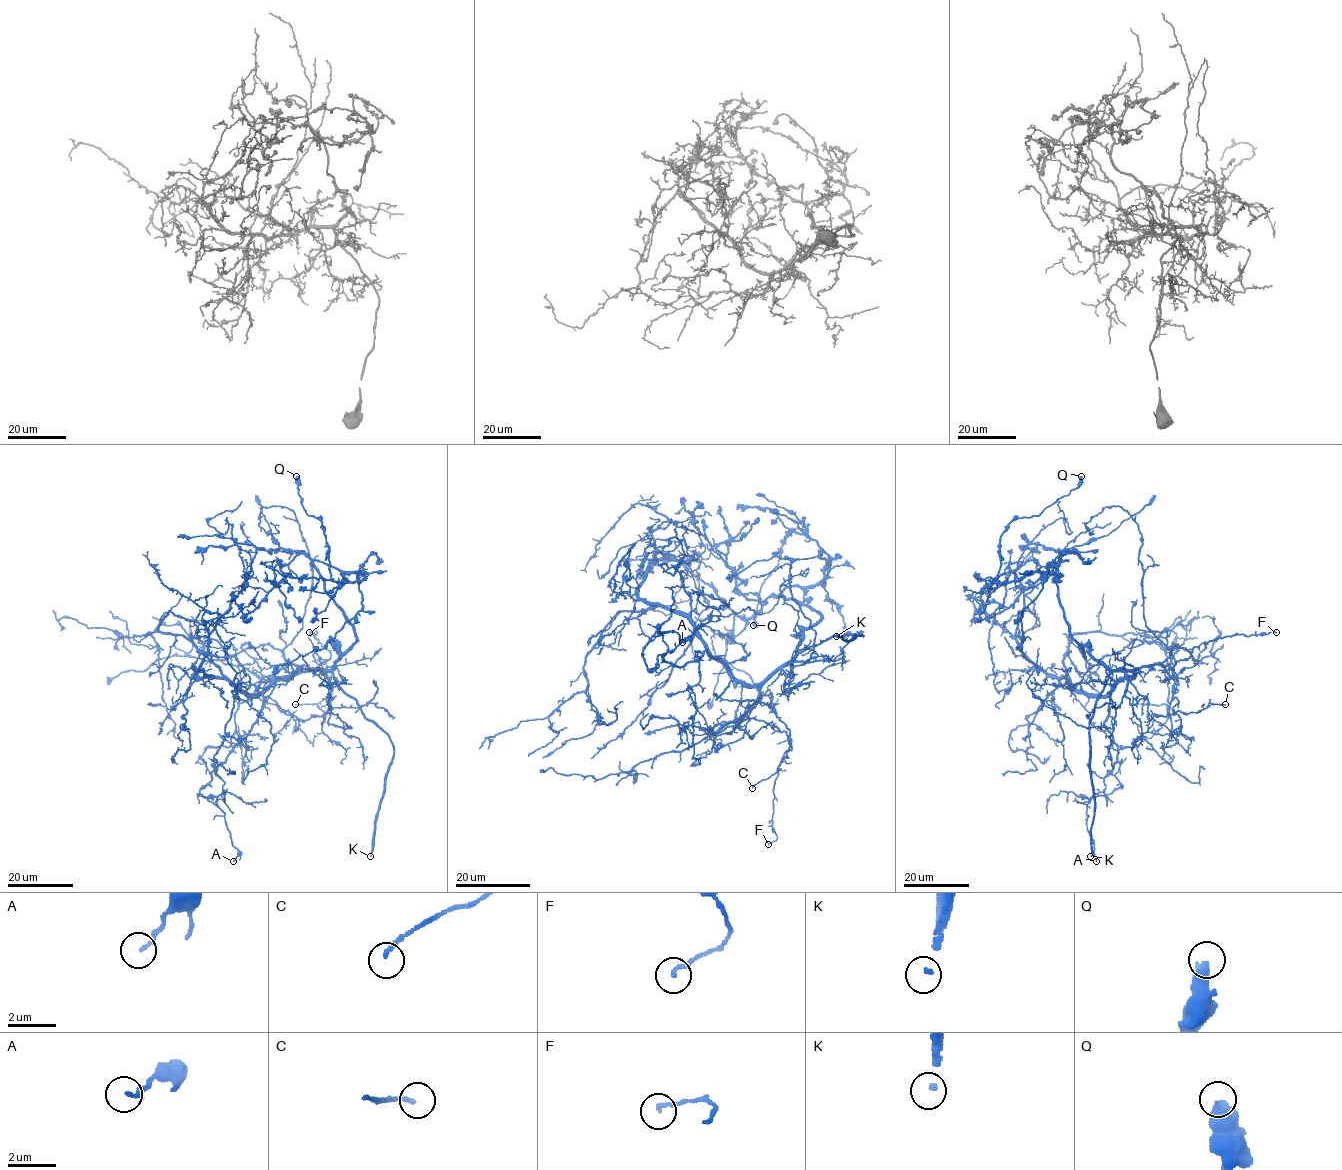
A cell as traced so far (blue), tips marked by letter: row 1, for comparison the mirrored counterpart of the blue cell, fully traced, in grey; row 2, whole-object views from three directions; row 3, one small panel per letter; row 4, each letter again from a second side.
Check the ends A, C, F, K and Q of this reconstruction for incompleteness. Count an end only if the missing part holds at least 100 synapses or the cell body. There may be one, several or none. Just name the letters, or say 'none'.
K

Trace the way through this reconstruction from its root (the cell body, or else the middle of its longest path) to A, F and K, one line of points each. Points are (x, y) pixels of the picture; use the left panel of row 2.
A: (229, 617), (206, 623), (208, 653), (194, 677), (228, 679), (265, 702), (197, 794), (224, 813), (233, 861)
F: (229, 617), (206, 623), (194, 677), (243, 693), (300, 670), (286, 664), (328, 660), (309, 632)
K: (229, 617), (206, 623), (194, 677), (258, 695), (276, 679), (329, 671), (388, 736), (370, 856)

